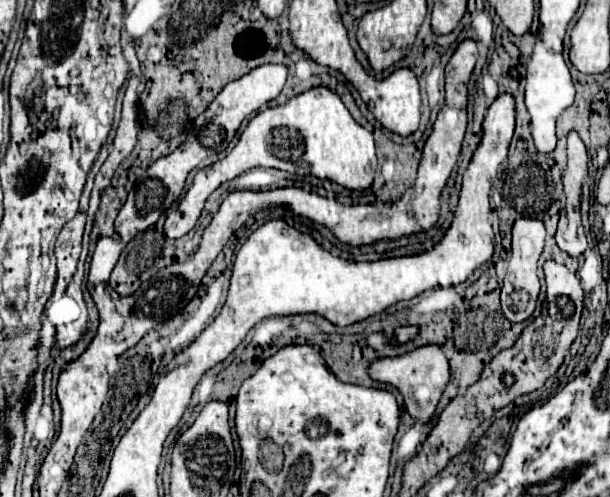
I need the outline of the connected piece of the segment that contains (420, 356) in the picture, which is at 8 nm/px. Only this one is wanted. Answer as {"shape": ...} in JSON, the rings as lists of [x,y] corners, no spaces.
{"shape":[[[423,346],[397,358],[381,358],[373,362],[369,368],[369,374],[377,382],[395,386],[403,394],[407,412],[413,416],[413,420],[427,424],[435,416],[441,394],[445,392],[445,386],[449,384],[451,368],[449,368],[449,360],[445,358],[439,346]]]}

